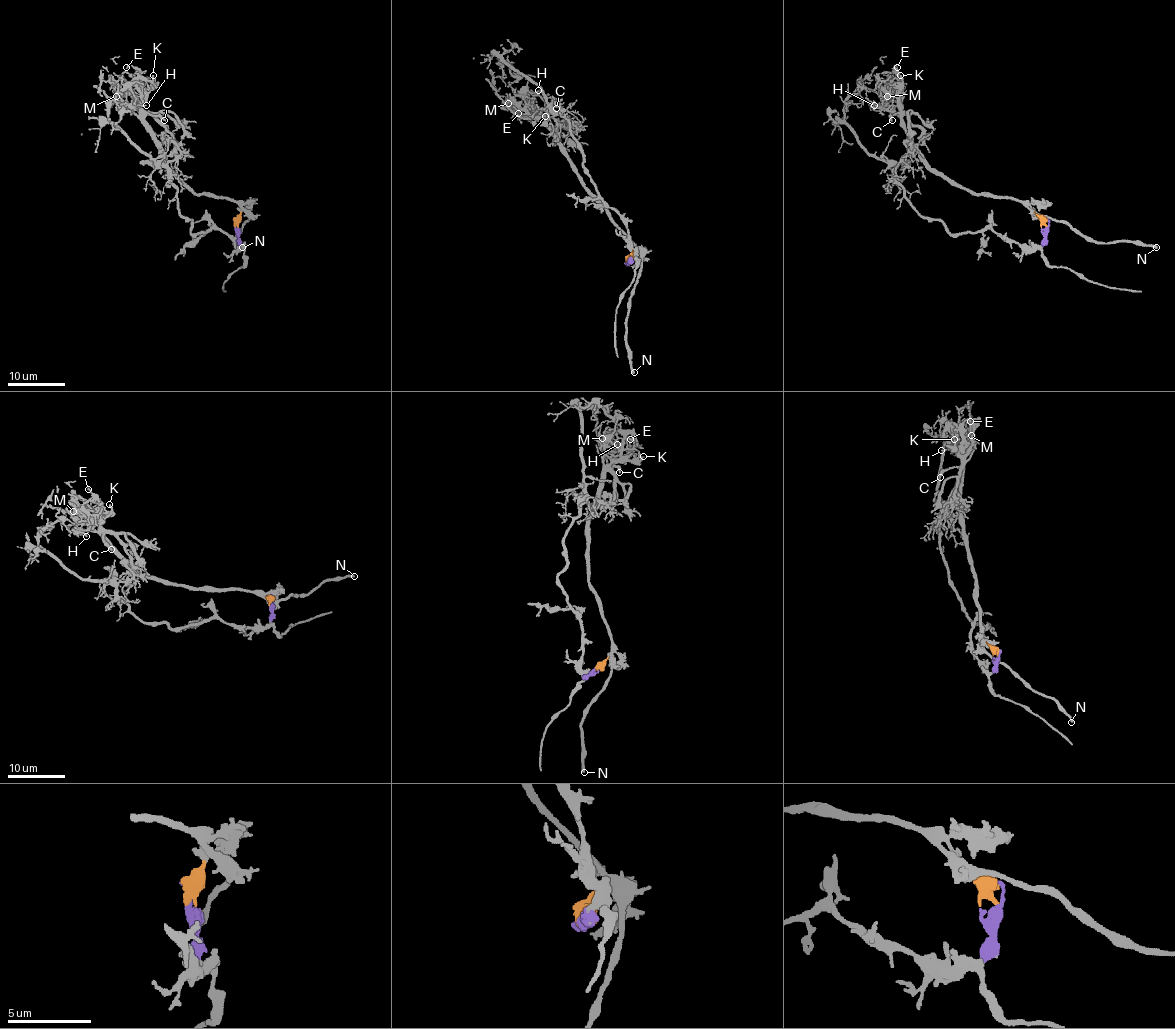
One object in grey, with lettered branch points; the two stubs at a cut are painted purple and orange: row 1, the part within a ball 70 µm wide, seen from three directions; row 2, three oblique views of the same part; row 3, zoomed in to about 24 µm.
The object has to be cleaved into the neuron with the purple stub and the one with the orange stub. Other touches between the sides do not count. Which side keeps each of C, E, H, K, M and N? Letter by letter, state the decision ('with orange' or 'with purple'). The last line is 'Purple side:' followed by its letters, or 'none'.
C: with orange
E: with orange
H: with orange
K: with orange
M: with orange
N: with orange
Purple side: none

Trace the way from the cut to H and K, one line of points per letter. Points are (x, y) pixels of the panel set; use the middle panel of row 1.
H: (630, 257), (631, 240), (585, 189), (557, 137), (525, 107), (525, 93), (538, 90)
K: (630, 257), (631, 240), (585, 189), (557, 137), (534, 116), (545, 119), (545, 116)

